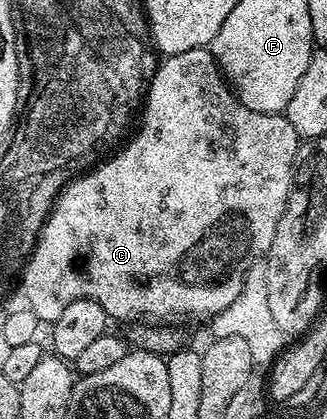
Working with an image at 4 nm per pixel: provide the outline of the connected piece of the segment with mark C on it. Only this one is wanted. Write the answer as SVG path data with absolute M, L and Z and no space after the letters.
M208 48L168 54L153 72L149 91L145 94L143 112L139 117L139 128L128 138L127 144L84 175L69 181L57 197L19 277L19 281L25 284L25 297L29 300L26 301L27 307L35 311L35 315L43 323L57 321L59 315L63 315L63 307L67 307L67 303L84 297L99 303L99 307L103 307L103 311L114 322L125 321L128 317L137 317L133 319L144 319L149 323L173 319L169 317L208 319L225 307L231 307L231 303L235 303L238 298L239 291L243 291L247 271L251 270L251 265L256 261L262 260L271 247L275 229L287 207L288 195L293 187L293 160L298 144L295 127L287 123L284 115L260 113L251 111L251 107L243 107Z

